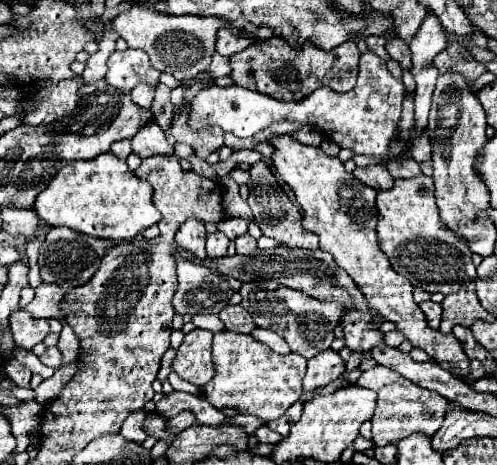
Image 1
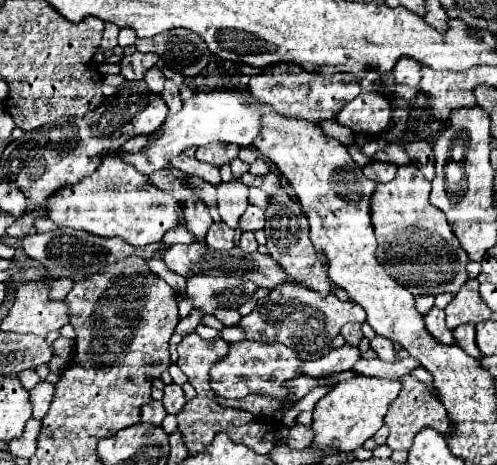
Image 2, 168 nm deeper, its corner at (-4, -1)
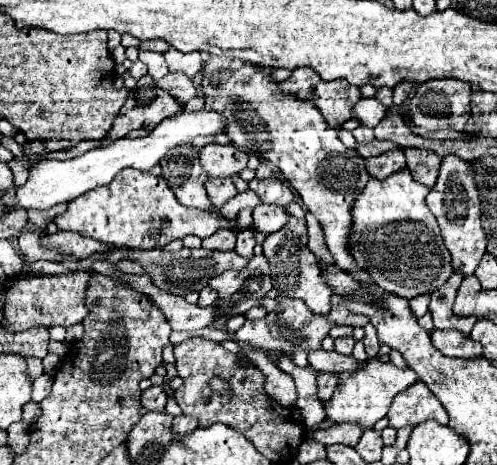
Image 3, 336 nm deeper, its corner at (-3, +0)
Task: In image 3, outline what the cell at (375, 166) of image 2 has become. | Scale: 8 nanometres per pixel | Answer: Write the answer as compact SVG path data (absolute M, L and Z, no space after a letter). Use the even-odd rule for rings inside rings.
M395 150L395 152L387 152L375 158L367 158L365 160L365 168L373 178L387 178L393 172L405 168L405 156L403 150Z

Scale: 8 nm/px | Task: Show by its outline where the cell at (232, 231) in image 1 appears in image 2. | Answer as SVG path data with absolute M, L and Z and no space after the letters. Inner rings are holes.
M250 205L246 209L246 213L240 217L242 231L258 231L258 229L264 229L264 225L266 225L266 213L260 207Z

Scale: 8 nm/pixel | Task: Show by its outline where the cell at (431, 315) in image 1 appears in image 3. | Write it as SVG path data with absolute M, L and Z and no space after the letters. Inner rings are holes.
M433 330L431 332L433 346L441 350L445 356L455 358L473 358L481 356L481 348L471 338L457 334L457 330Z

